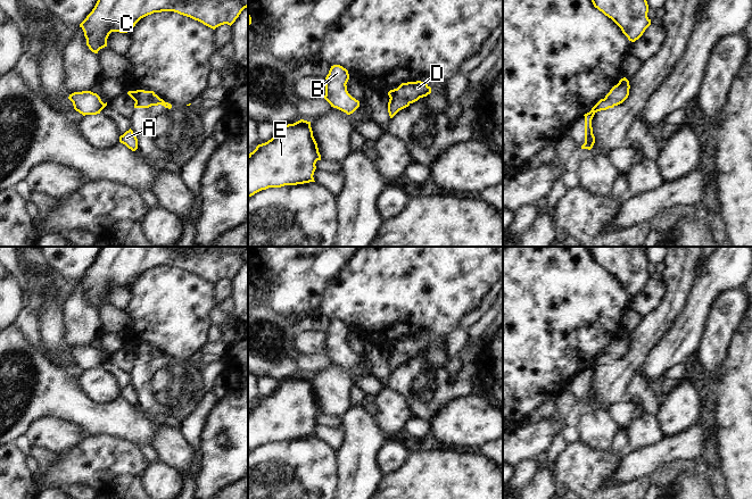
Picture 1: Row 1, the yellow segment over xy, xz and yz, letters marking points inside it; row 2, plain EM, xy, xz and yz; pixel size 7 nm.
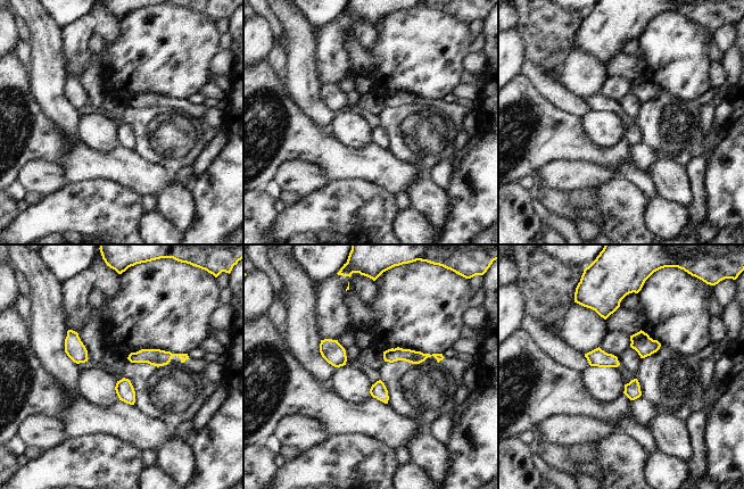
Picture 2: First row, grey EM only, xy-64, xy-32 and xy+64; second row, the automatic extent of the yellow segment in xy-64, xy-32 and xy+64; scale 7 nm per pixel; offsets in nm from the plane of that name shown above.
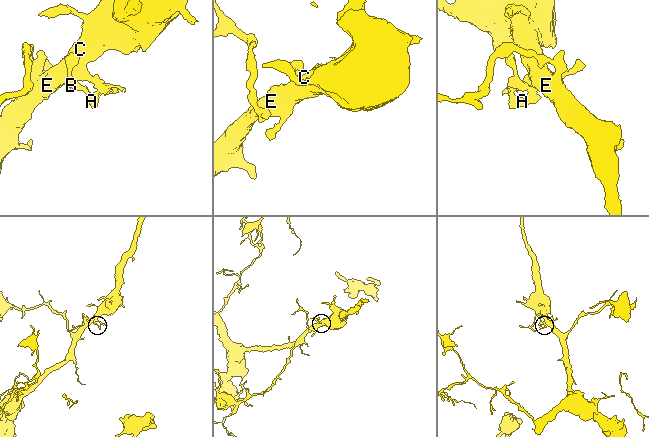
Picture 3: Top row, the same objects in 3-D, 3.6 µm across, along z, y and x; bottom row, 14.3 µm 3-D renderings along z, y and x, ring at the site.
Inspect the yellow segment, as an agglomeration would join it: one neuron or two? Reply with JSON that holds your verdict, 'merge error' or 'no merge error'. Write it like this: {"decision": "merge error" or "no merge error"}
{"decision": "merge error"}

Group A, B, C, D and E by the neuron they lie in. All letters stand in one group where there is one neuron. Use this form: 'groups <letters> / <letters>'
groups A B D / C E

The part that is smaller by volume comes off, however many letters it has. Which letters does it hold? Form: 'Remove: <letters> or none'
Remove: A, B, D

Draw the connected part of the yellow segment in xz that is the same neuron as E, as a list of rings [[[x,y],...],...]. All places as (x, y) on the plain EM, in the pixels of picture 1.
[[[300,374],[294,379],[279,381],[271,394],[258,399],[248,409],[248,452],[268,442],[315,436],[313,430],[317,415],[321,415],[321,409],[313,391],[311,376]]]

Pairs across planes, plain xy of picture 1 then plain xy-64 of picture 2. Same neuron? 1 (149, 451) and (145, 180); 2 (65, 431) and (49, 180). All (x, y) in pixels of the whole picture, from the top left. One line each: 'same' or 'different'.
1: different
2: same

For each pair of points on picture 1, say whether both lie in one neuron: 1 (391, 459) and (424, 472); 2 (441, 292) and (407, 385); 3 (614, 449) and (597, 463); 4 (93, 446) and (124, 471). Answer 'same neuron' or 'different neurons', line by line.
1: different neurons
2: different neurons
3: different neurons
4: same neuron

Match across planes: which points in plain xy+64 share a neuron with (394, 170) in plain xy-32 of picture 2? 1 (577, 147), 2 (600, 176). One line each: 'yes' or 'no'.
1: yes
2: no

